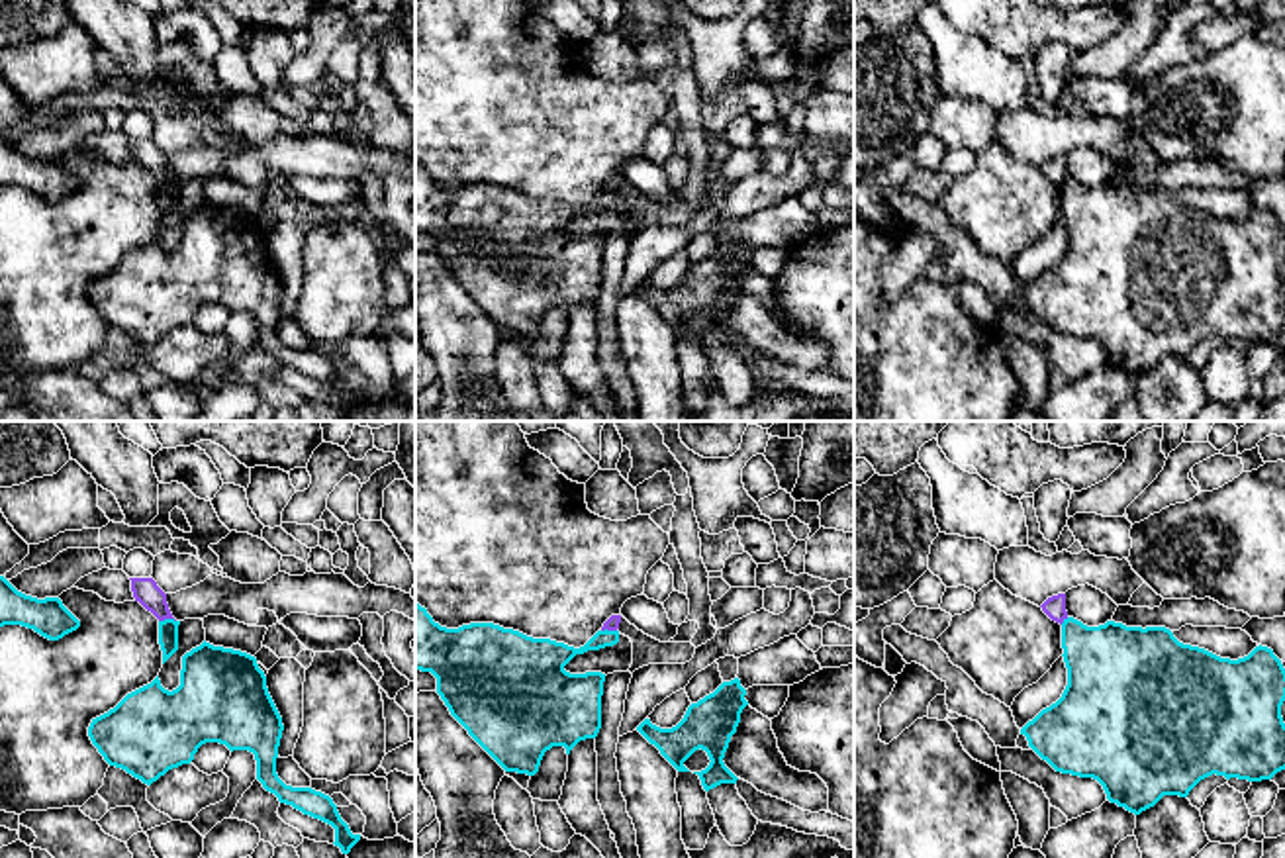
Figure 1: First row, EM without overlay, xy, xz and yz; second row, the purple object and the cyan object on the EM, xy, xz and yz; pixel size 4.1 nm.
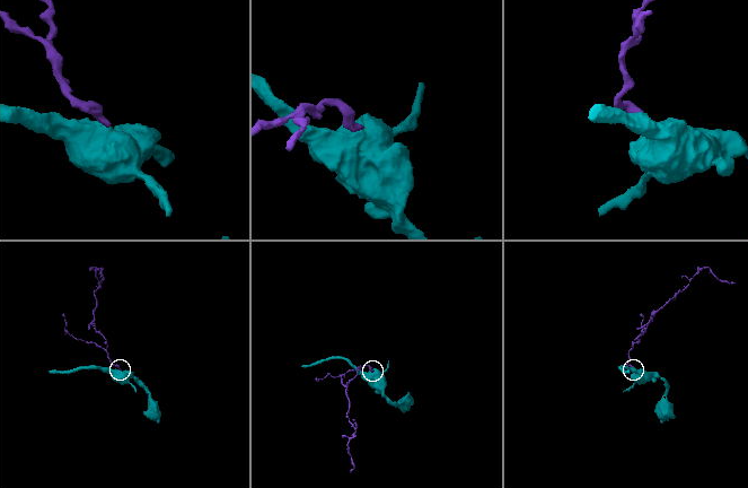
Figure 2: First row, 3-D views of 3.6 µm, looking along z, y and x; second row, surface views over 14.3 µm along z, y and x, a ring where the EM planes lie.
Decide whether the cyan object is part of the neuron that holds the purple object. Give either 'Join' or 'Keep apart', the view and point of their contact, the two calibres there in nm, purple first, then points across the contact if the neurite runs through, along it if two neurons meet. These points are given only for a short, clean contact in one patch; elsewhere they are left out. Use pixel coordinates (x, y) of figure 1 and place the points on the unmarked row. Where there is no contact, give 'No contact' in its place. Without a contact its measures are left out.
Keep apart. Touches purple at xy (167, 179). Thickness 110 nm (purple) against 80 nm. Boundary: xy (175, 181), (159, 183)

